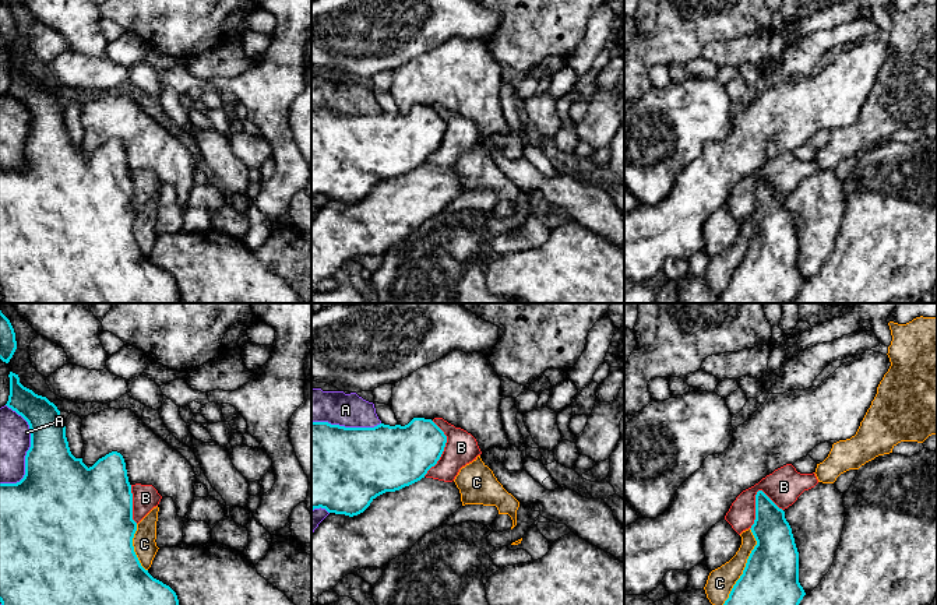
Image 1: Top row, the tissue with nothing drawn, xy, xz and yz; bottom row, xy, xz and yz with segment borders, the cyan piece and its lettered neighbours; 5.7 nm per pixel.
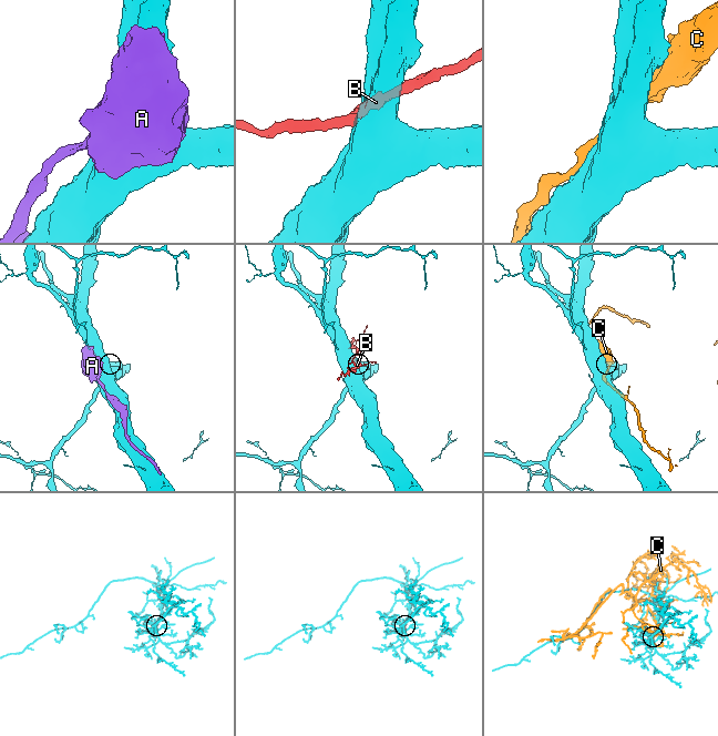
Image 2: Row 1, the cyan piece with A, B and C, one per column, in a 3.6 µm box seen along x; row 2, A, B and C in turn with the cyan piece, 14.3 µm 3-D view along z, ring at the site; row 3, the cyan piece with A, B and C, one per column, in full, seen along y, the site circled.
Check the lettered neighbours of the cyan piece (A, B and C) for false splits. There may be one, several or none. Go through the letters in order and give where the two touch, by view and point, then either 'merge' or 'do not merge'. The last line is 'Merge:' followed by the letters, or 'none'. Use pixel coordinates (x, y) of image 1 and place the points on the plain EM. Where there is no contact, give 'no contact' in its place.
A: meets cyan in xz at (347, 115); do not merge
B: meets cyan in yz at (756, 196); do not merge
C: meets cyan in yz at (744, 256); do not merge
Merge: none

